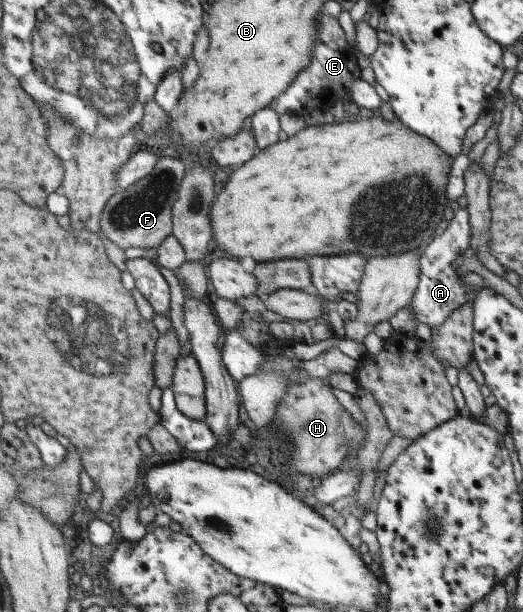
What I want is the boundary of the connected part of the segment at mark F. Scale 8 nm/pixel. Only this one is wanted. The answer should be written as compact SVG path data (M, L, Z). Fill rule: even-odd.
M160 156L151 176L146 176L134 186L117 192L106 205L101 216L101 231L120 249L140 248L156 249L168 236L173 235L172 208L178 198L179 184L188 176L189 171L184 162Z

